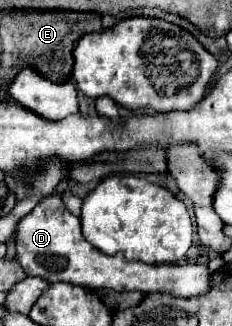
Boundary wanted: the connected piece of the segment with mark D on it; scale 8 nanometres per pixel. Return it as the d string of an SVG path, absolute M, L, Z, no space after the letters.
M48 196L30 214L18 222L16 260L28 276L40 276L48 282L70 282L76 286L108 288L114 292L140 290L144 294L160 292L176 298L206 296L214 286L214 272L206 264L162 264L150 266L142 262L128 262L122 254L106 256L98 252L80 232L80 220L66 210L60 196Z

